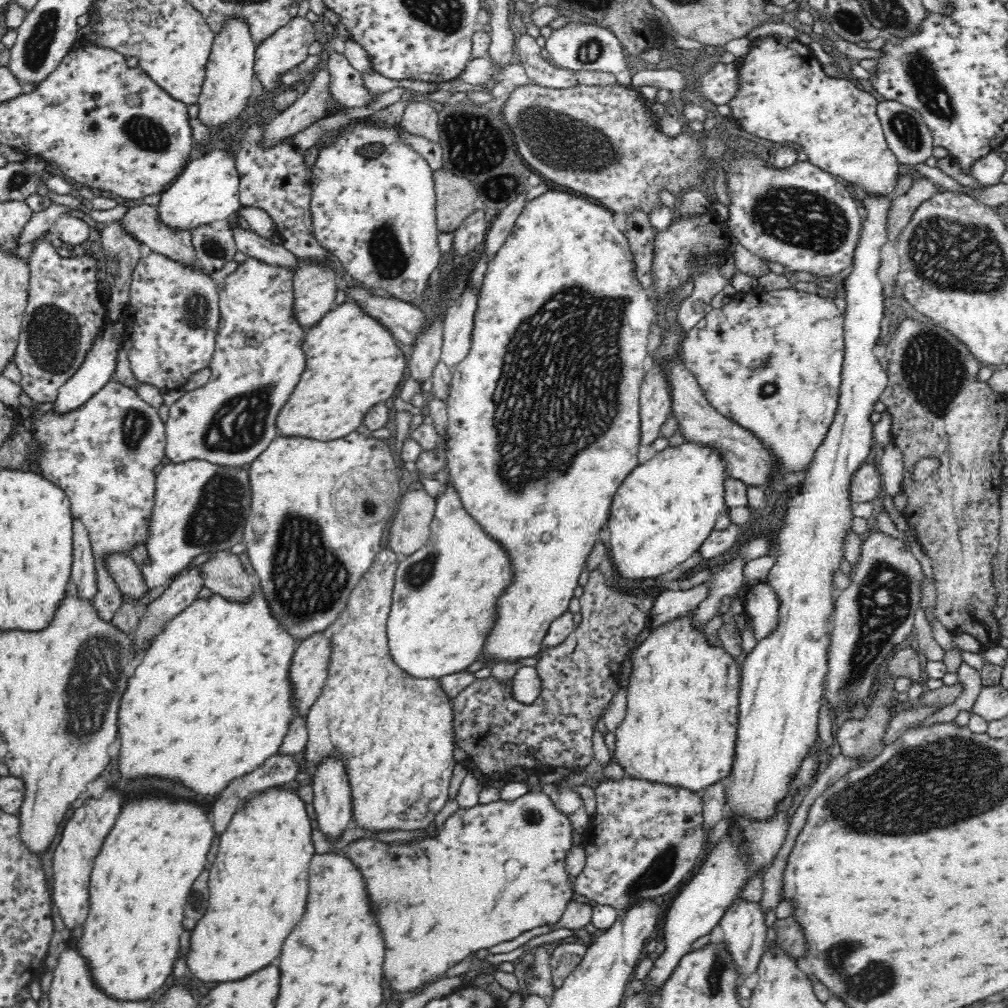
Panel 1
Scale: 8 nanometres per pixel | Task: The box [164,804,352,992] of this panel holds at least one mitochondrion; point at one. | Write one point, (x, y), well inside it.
(197, 905)

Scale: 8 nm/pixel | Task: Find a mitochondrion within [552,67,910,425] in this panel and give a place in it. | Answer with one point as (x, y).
(807, 220)

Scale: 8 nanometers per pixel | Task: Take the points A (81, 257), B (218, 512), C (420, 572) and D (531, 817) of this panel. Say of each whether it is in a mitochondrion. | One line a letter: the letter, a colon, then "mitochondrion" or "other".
A: other
B: mitochondrion
C: mitochondrion
D: other

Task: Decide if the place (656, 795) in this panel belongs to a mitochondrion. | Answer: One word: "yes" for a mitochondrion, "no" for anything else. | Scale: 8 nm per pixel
no

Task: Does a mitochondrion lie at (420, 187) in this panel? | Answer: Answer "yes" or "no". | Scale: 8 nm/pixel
no

